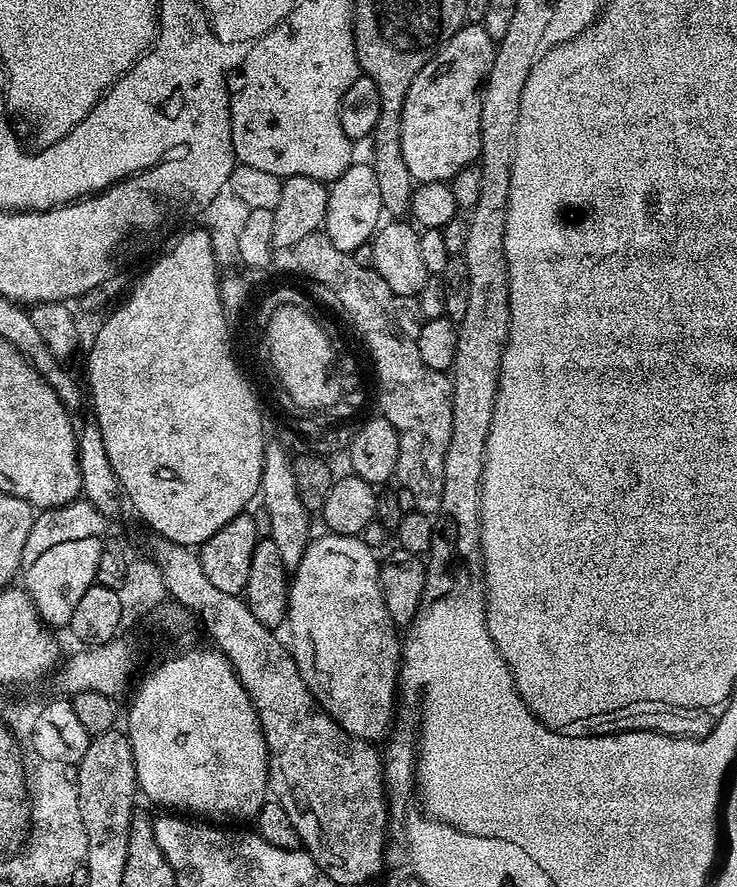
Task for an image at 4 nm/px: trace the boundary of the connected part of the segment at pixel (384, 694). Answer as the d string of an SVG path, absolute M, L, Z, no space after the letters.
M323 535L309 543L288 586L290 651L310 694L331 720L359 740L383 741L396 711L402 640L382 598L381 561L360 536Z

